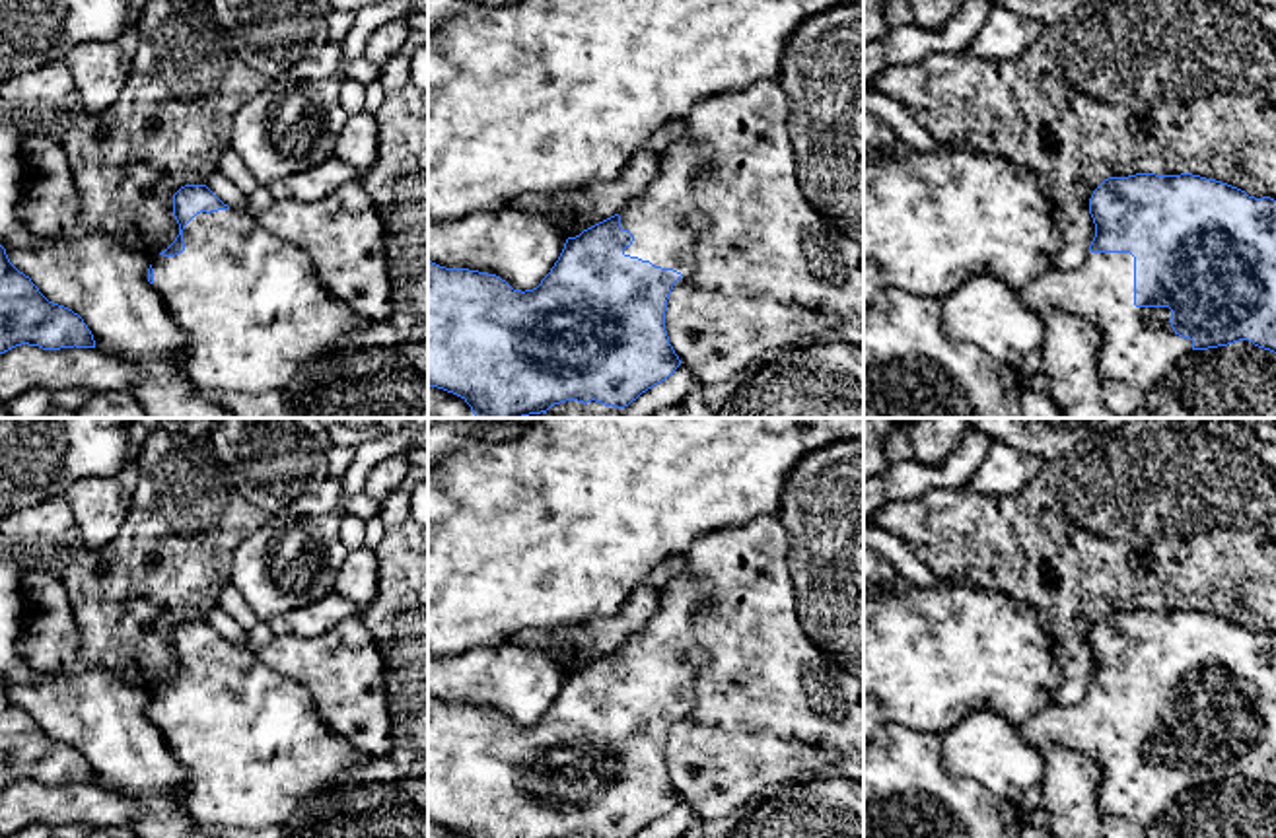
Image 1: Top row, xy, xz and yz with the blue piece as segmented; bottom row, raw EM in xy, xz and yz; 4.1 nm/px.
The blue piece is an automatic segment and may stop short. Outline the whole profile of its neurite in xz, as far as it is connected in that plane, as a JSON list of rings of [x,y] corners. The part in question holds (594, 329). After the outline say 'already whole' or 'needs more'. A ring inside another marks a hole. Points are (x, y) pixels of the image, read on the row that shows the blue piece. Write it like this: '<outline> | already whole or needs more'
[[[687,136],[683,142],[661,148],[657,157],[659,171],[646,191],[624,204],[615,216],[584,229],[576,237],[568,237],[558,261],[533,290],[514,290],[496,274],[469,268],[445,268],[428,261],[428,387],[438,387],[461,397],[471,406],[475,418],[523,418],[529,414],[547,414],[550,406],[566,401],[578,401],[584,404],[595,401],[605,406],[624,408],[642,393],[673,375],[681,366],[681,360],[669,344],[665,331],[667,299],[671,290],[692,274],[696,266],[696,241],[706,229],[708,218],[694,200],[694,181],[700,173],[700,157],[692,138]]] | needs more

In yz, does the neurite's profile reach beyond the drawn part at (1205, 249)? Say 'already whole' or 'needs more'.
needs more

